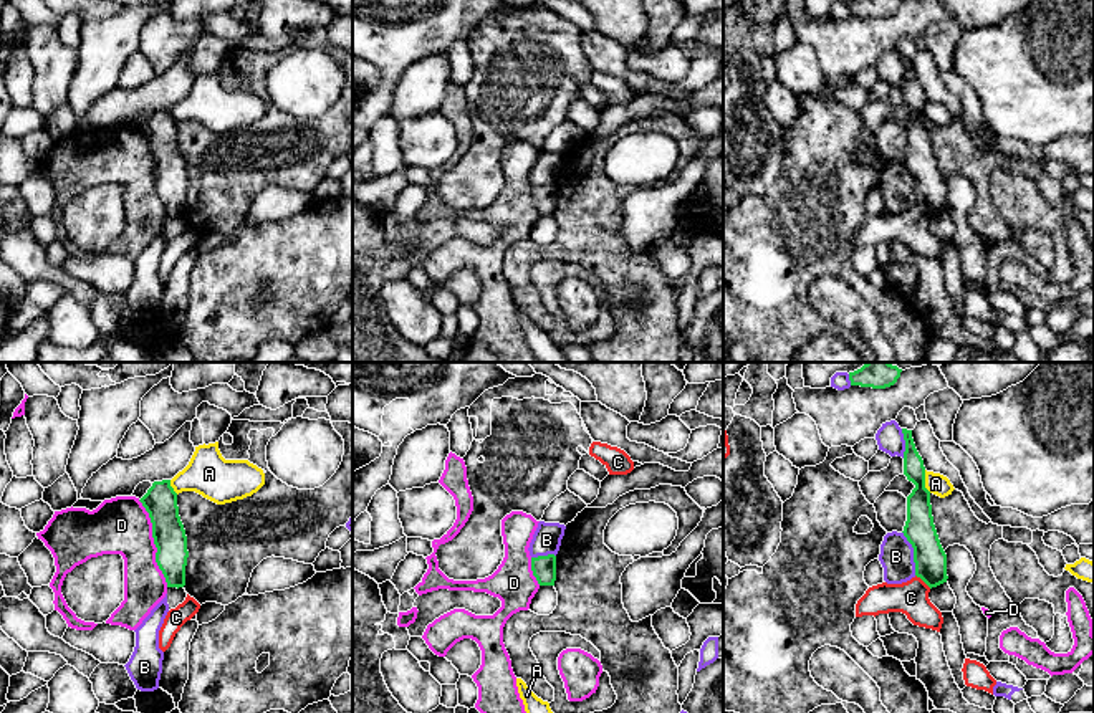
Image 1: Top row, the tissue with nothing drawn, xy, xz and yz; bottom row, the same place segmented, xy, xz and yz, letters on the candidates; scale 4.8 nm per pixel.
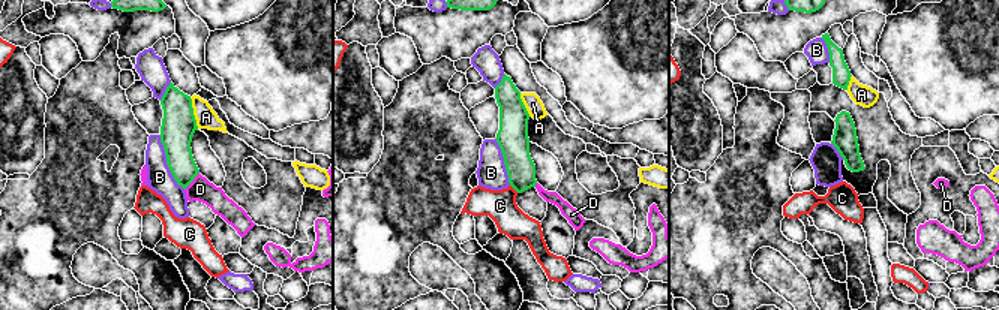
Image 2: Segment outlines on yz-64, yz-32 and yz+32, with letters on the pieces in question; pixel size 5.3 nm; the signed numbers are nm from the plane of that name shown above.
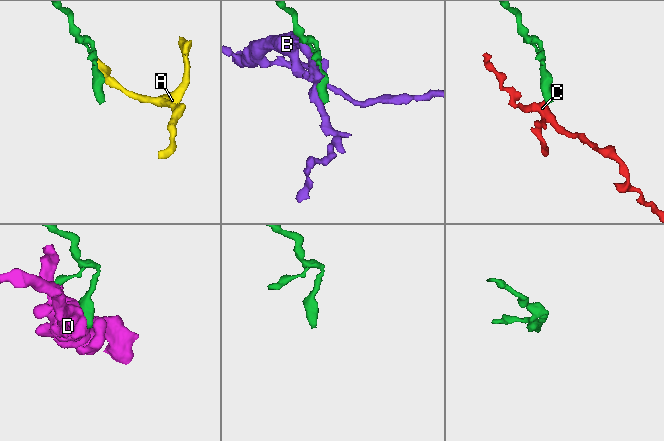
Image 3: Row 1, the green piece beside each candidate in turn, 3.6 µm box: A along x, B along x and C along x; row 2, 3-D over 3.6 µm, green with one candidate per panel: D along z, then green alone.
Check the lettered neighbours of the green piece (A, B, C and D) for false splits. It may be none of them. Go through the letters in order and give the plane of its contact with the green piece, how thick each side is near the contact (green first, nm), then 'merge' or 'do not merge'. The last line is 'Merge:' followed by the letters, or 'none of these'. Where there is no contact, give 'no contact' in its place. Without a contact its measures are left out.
A: meets green in yz; 150 nm thick on the green side, 100 nm on the other; do not merge
B: meets green in yz; 160 nm thick on the green side, 160 nm on the other; do not merge
C: meets green in yz; 160 nm thick on the green side, 170 nm on the other; do not merge
D: meets green in xy; 160 nm thick on the green side, 280 nm on the other; do not merge
Merge: none of these

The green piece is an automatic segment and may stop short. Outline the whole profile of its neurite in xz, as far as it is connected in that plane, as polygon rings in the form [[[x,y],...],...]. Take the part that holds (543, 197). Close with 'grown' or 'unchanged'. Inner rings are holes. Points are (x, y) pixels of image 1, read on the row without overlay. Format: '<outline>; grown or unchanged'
[[[556,185],[531,187],[531,200],[540,215],[554,215],[556,210]]]; unchanged

